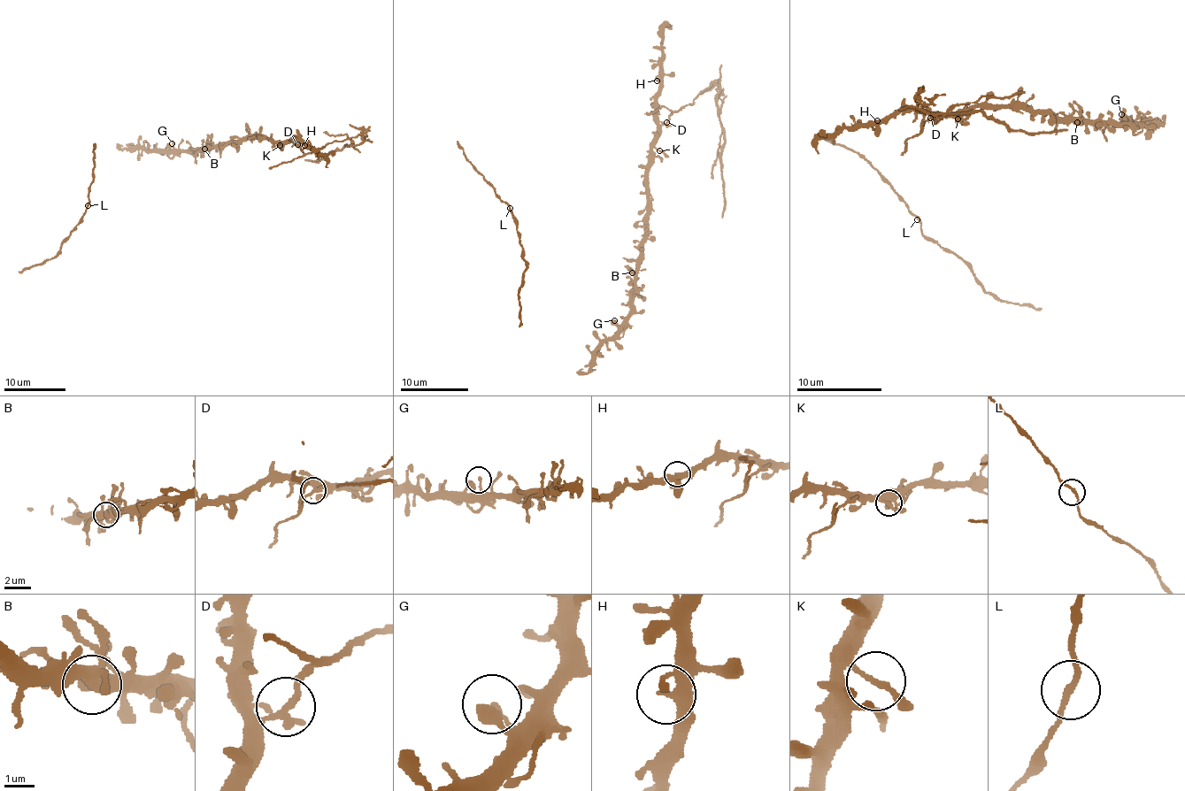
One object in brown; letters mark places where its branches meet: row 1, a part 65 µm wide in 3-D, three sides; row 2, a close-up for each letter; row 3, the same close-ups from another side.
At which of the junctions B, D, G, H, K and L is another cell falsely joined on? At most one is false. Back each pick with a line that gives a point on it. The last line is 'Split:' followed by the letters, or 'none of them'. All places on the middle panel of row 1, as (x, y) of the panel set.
D: Place: (666, 122)
Split: D

